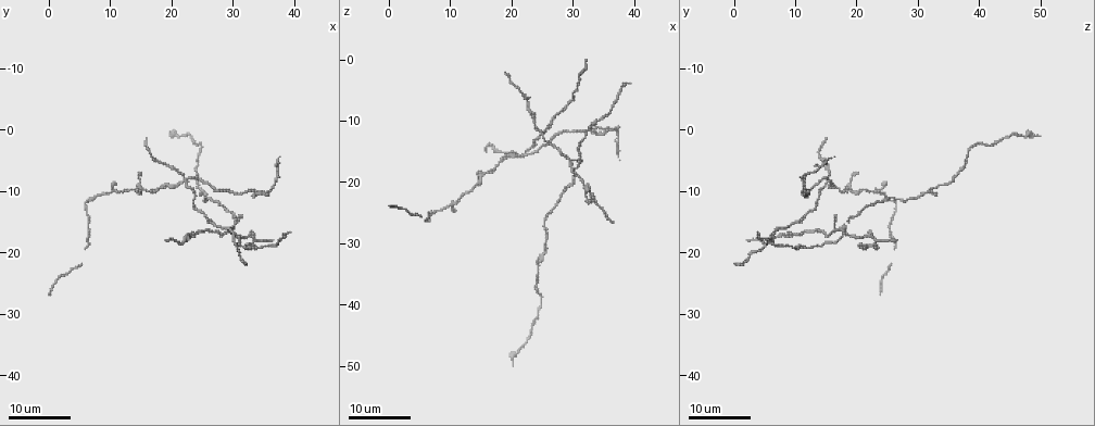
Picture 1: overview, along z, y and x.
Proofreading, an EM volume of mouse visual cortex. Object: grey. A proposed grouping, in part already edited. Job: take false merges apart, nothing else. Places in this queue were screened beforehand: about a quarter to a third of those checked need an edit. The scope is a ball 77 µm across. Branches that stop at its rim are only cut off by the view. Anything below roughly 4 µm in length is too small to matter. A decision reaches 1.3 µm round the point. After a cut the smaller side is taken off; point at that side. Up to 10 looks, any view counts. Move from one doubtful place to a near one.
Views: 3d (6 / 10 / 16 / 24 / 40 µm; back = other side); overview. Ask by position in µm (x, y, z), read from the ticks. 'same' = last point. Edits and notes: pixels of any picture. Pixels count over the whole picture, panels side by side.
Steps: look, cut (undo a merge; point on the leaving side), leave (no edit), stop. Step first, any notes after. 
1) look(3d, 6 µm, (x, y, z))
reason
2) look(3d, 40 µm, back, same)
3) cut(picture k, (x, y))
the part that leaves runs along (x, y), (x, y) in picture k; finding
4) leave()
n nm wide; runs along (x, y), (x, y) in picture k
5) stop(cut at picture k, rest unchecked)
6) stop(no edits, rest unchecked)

look(3d, 24 µm, (29.5, 16.5, 18.0))
small branch off a trunk

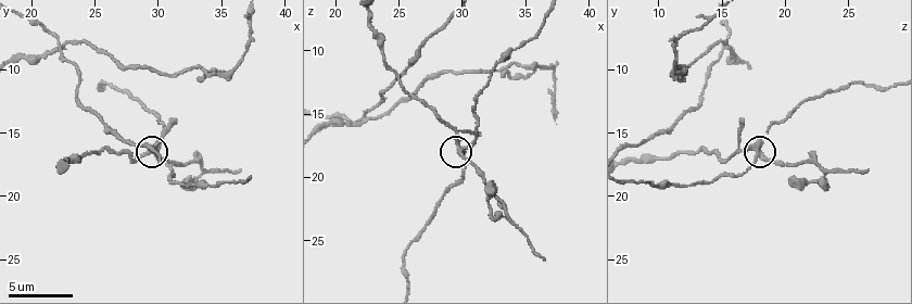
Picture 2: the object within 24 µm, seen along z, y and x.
look(3d, 10 µm, (29.8, 16.2, 18.0))

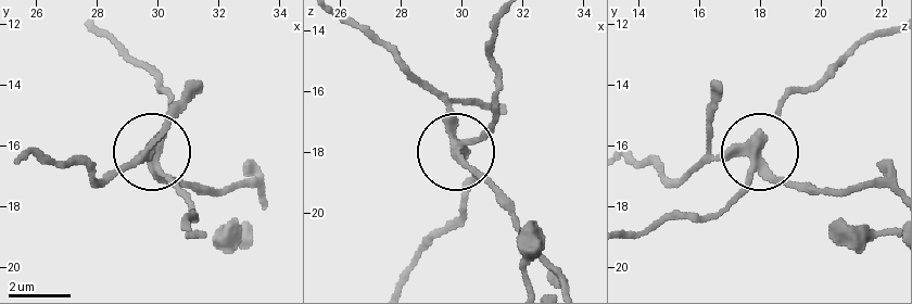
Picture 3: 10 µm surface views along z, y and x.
cut(picture 3, (485, 178))
side arm 21 µm; 3 arms; two cells meet here

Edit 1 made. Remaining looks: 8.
look(3d, 6 µm, (22.2, 8.0, 15.4))
four-way junction

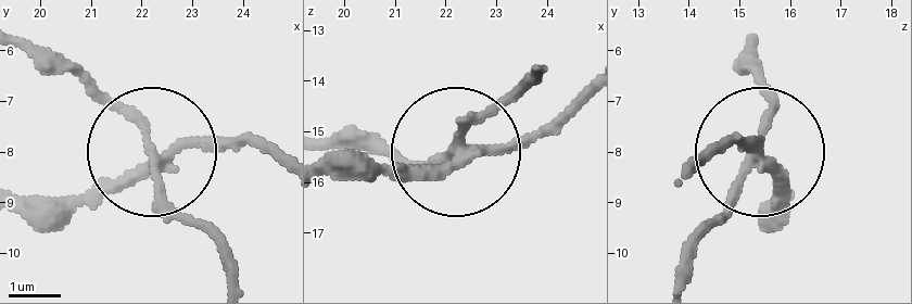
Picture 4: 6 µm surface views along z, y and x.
cut(picture 4, (106, 100))
210 nm wide; the part that leaves runs along (155, 165), (229, 278) in picture 4; two cells meet here

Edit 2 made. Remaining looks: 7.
look(overview)
redraw

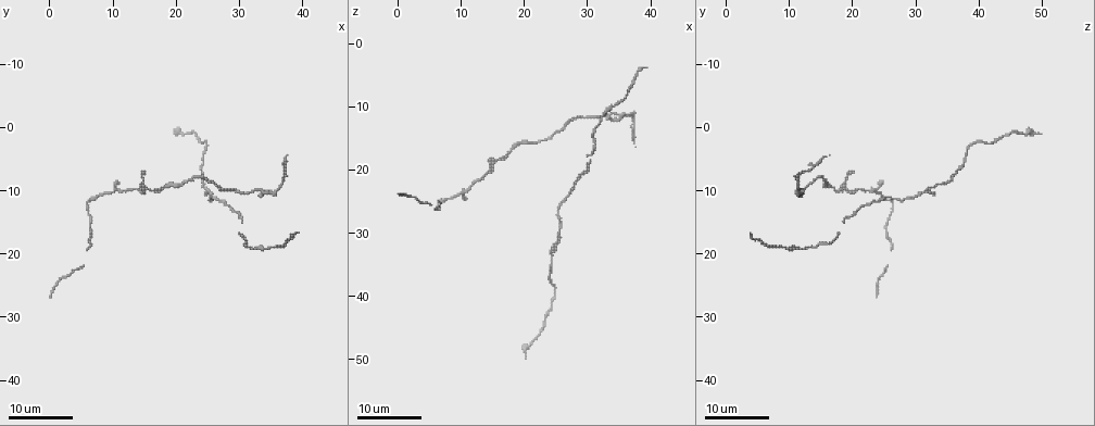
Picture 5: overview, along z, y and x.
look(3d, 16 µm, (33.0, 11.0, 11.5))
three-way junction

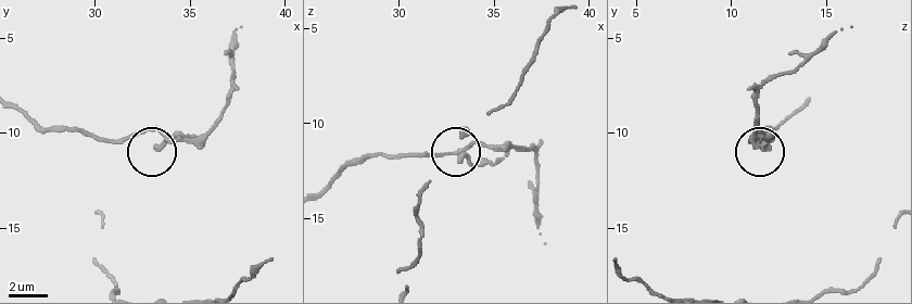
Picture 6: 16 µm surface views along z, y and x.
look(3d, 6 µm, (33.4, 10.7, 11.9))

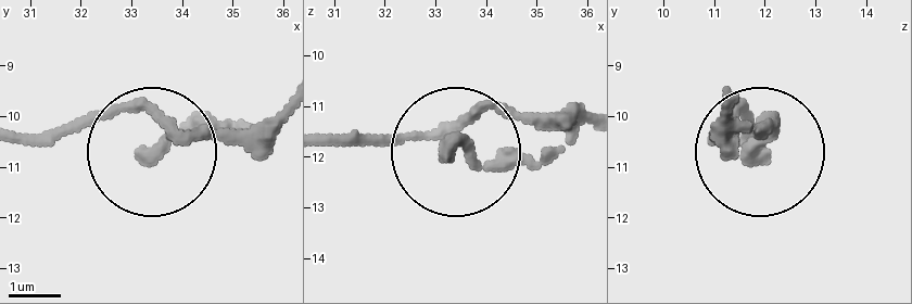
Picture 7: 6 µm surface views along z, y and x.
leave()
runs along (332, 146), (458, 137), (502, 106), (574, 119) in picture 7; all the same cell

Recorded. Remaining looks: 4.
look(3d, 16 µm, (24.5, 9.5, 32.0))
two arms in line, one across

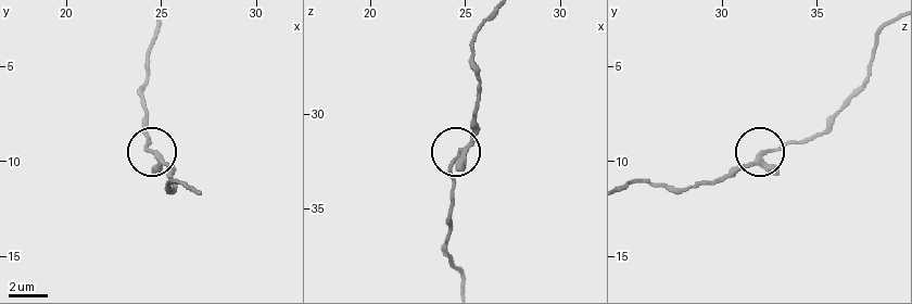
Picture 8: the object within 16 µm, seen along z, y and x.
look(3d, 6 µm, (24.7, 9.7, 32.2))
closer look

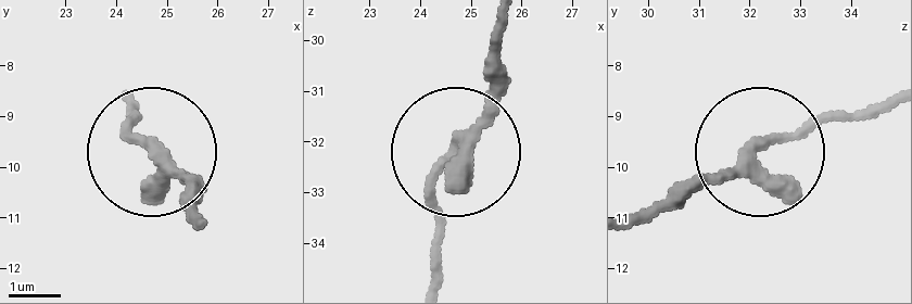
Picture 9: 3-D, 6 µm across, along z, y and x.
look(3d, 6 µm, back, (24.70, 9.55, 32.15))

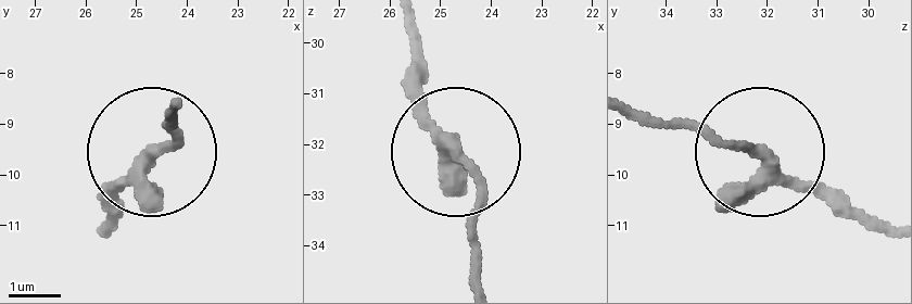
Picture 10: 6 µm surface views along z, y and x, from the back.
leave()
all the same cell

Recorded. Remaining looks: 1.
stop(cut at picture 3, cut at picture 4, rest unchecked)

